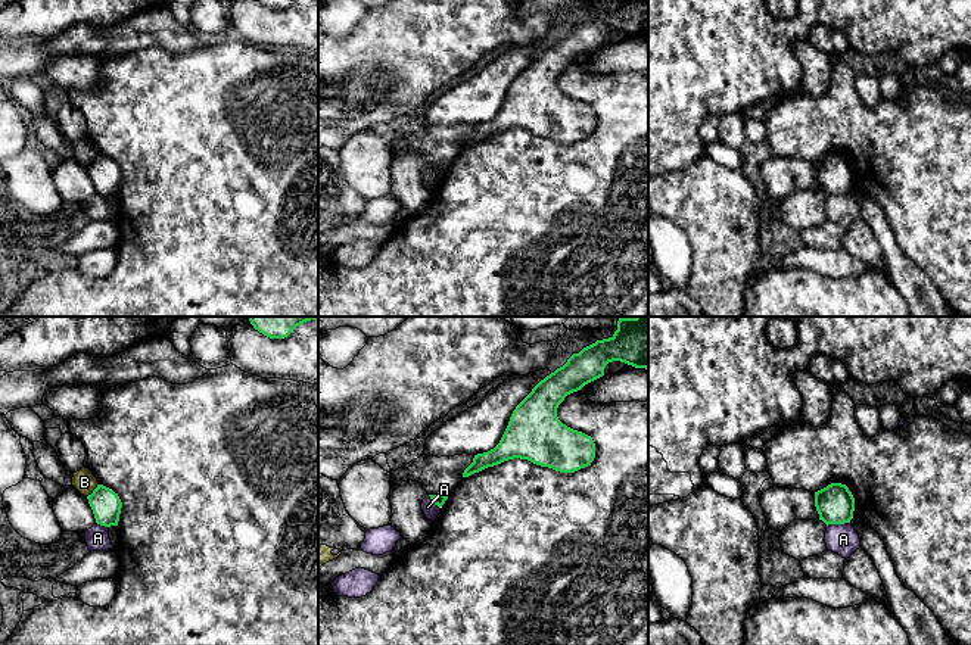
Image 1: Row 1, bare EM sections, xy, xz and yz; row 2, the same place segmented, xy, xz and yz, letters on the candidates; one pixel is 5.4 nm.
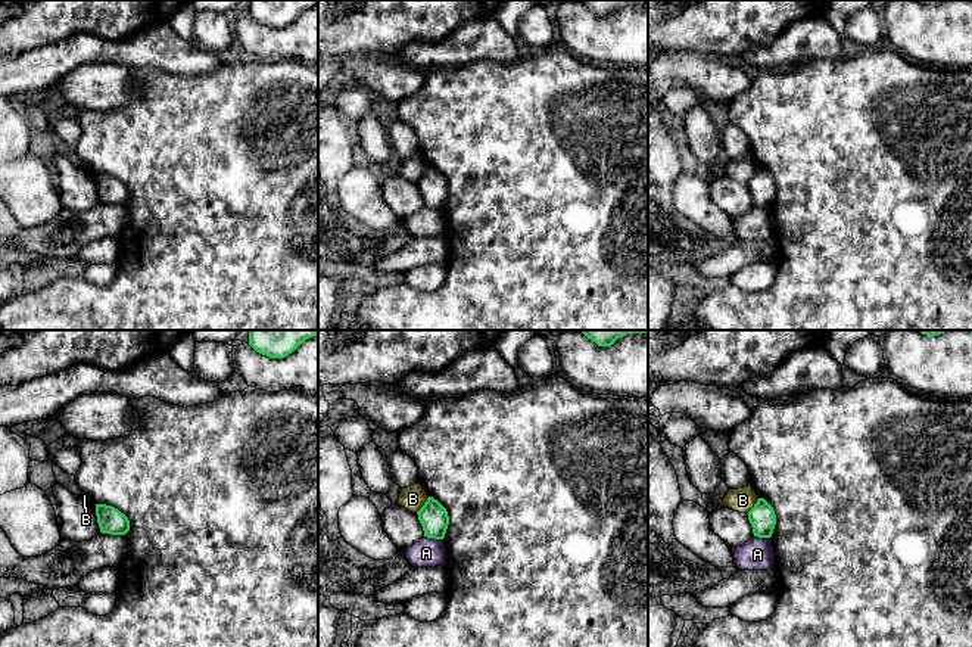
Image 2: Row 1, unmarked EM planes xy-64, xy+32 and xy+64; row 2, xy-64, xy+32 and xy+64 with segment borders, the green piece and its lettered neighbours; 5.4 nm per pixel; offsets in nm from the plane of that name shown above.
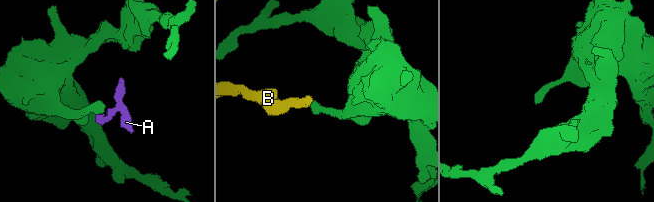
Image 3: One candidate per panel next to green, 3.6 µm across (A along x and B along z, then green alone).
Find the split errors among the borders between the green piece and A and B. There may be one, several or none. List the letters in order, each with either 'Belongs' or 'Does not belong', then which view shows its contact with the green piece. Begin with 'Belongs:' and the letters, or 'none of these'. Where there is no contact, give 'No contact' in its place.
Belongs: none of these
A: Does not belong. Touches green in yz
B: Does not belong. Touches green in xy

